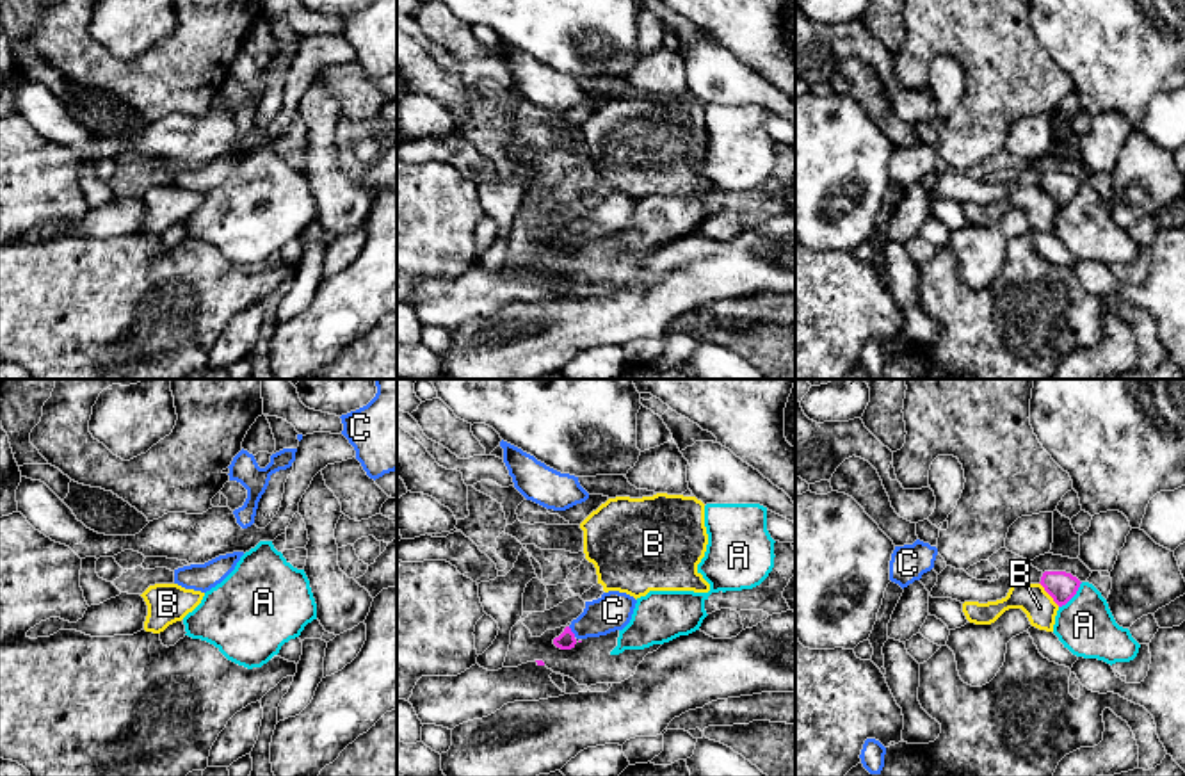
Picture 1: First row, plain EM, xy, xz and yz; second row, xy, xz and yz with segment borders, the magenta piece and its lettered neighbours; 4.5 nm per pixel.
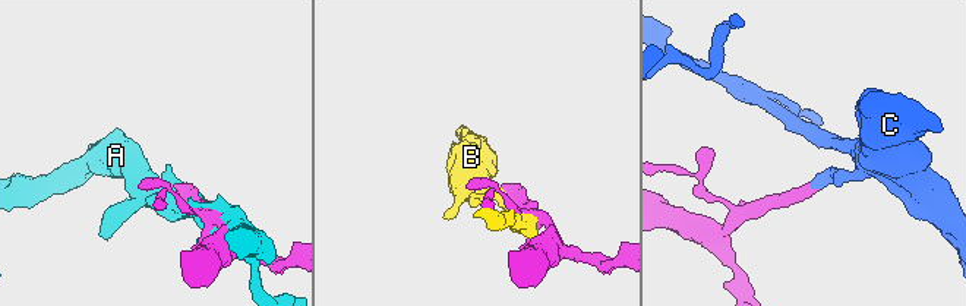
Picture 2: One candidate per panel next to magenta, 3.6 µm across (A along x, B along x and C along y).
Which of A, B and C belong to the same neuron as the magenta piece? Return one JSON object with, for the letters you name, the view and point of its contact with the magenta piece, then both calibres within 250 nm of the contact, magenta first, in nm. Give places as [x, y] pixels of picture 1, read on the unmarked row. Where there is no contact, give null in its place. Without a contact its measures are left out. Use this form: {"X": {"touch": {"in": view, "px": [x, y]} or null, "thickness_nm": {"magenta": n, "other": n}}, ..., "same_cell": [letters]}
{"C": {"touch": {"in": "xz", "px": [572, 234]}, "thickness_nm": {"magenta": 80, "other": 170}}, "same_cell": ["C"]}

